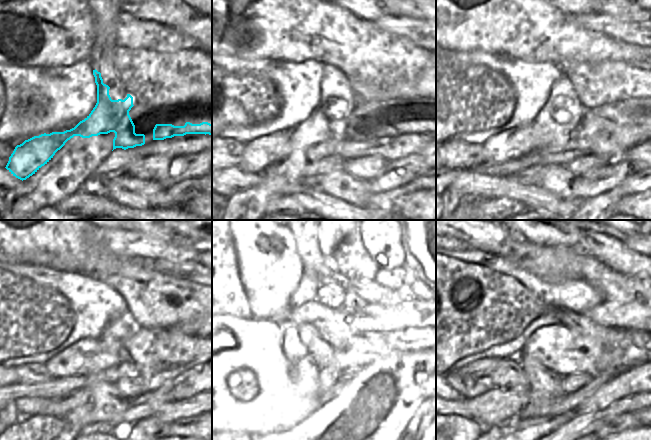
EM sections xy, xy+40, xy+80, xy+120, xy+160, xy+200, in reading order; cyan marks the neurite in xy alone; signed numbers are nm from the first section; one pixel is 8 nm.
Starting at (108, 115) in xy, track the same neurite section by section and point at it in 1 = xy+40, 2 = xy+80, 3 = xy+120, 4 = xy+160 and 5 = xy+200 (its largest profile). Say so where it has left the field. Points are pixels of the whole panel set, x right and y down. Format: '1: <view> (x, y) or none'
1: xy+40 (332, 118)
2: xy+80 (559, 121)
3: xy+120 (110, 348)
4: xy+160 (334, 348)
5: xy+200 (566, 343)

